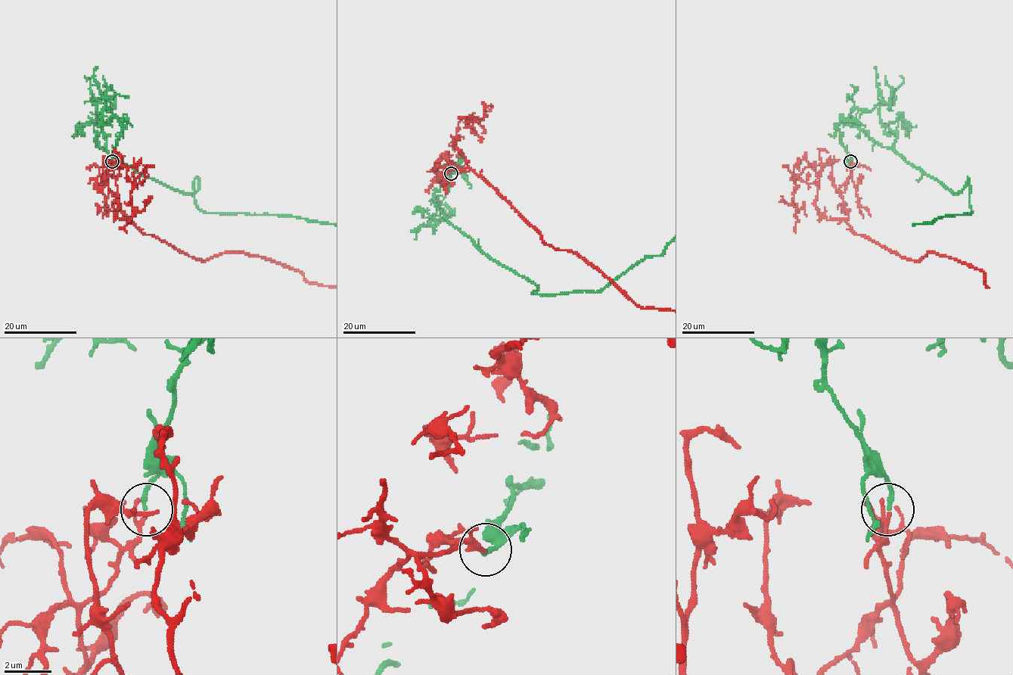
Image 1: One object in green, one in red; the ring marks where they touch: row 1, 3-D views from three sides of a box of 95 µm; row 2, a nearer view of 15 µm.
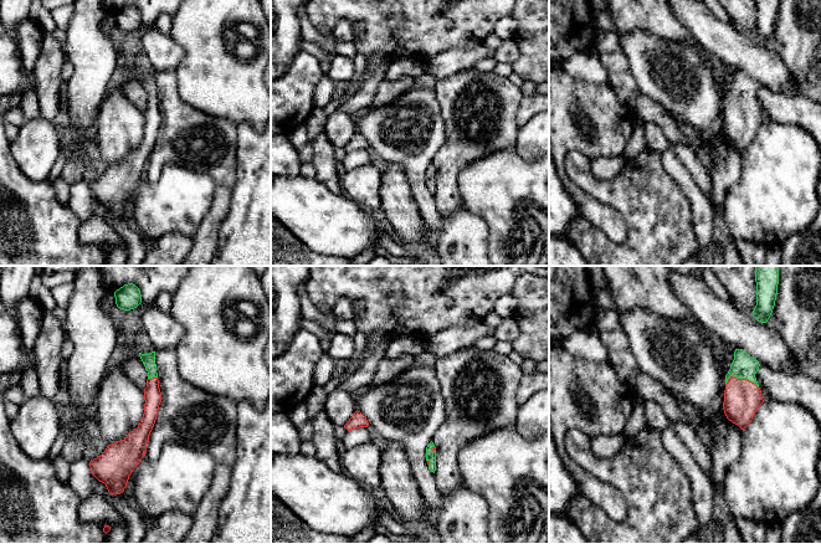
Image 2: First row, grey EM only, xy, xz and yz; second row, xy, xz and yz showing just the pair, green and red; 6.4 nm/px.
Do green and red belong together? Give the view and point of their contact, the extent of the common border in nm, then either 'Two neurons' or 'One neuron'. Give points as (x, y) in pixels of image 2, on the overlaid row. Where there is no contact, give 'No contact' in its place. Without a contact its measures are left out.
Touches green at yz (742, 378). Shared border 220 nm. Two neurons

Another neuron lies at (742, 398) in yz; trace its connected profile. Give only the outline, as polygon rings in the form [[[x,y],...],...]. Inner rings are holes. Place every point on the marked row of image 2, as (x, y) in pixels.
[[[730,376],[725,384],[723,410],[729,421],[743,431],[764,402],[761,390],[746,379]]]

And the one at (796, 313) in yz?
[[[779,266],[779,284],[769,327],[778,332],[796,359],[805,359],[821,320],[821,266]]]

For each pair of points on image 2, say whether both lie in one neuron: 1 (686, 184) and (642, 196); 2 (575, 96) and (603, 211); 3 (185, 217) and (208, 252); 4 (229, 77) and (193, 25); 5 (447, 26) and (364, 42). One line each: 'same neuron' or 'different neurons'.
1: different neurons
2: same neuron
3: different neurons
4: same neuron
5: same neuron

